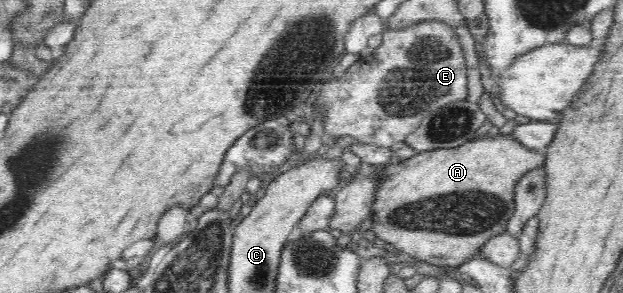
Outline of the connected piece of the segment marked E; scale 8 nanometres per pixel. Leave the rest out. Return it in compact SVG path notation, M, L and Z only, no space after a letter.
M423 20L401 29L388 29L382 33L382 42L374 50L367 51L362 54L362 58L352 67L349 67L345 71L342 77L331 78L331 81L322 83L317 88L317 96L314 106L313 119L317 119L320 115L320 119L324 123L324 133L325 138L328 140L336 140L343 135L349 135L349 137L355 137L357 141L369 145L374 145L375 147L389 147L399 141L404 141L408 135L411 135L414 131L417 131L417 127L421 125L421 122L426 118L431 112L438 110L440 107L447 105L451 102L458 102L459 100L465 100L467 97L467 74L466 74L466 61L463 50L461 50L461 43L455 31L454 27L447 22L441 20Z

